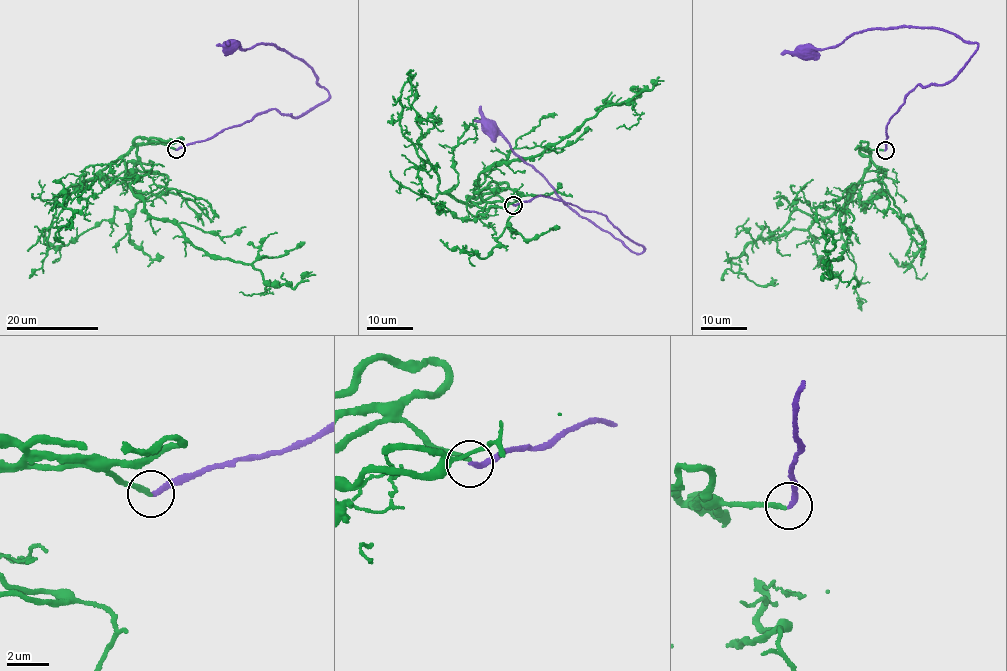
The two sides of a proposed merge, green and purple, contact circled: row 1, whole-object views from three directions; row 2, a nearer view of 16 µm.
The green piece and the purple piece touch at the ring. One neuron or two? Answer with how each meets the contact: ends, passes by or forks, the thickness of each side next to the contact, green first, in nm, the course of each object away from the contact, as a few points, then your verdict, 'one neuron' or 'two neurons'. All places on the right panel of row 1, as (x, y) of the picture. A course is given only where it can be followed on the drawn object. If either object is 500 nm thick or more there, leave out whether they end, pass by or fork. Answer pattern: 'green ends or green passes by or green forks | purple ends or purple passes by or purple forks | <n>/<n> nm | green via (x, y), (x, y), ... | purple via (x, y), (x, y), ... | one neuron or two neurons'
green ends | purple ends | 220/240 nm | green via (884, 150), (868, 150), (861, 186), (839, 216), (845, 249), (829, 260), (853, 285) | purple via (884, 149), (887, 127), (908, 94), (957, 75), (977, 43), (940, 29), (904, 26), (865, 30), (803, 52) | one neuron

